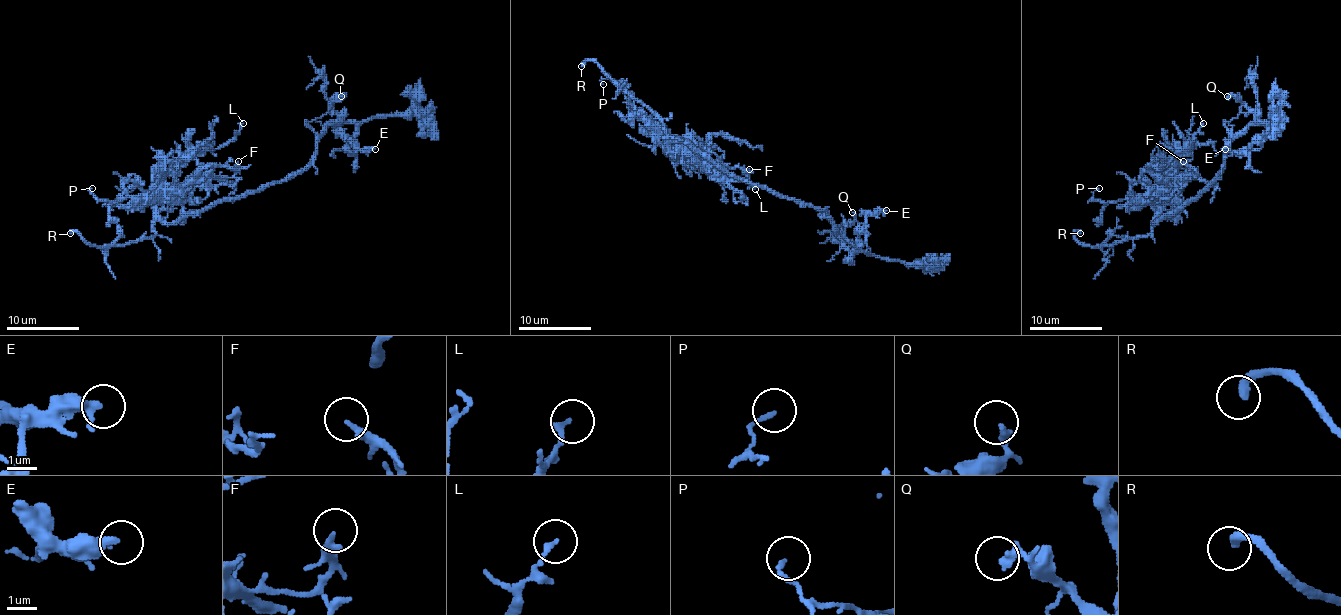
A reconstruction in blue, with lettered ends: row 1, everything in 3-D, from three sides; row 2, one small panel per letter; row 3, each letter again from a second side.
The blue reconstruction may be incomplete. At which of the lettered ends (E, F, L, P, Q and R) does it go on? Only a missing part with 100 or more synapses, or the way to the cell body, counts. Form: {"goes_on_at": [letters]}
{"goes_on_at": ["R"]}

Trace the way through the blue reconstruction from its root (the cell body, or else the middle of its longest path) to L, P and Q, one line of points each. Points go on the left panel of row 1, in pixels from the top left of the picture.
L: (249, 192), (182, 215), (175, 223), (166, 223), (157, 208), (157, 199), (191, 154), (223, 147), (243, 123)
P: (249, 192), (182, 215), (175, 223), (166, 223), (146, 203), (110, 203), (99, 199), (90, 190), (92, 188)
Q: (249, 192), (296, 176), (310, 161), (317, 134), (308, 123), (323, 116), (328, 105), (341, 96)

